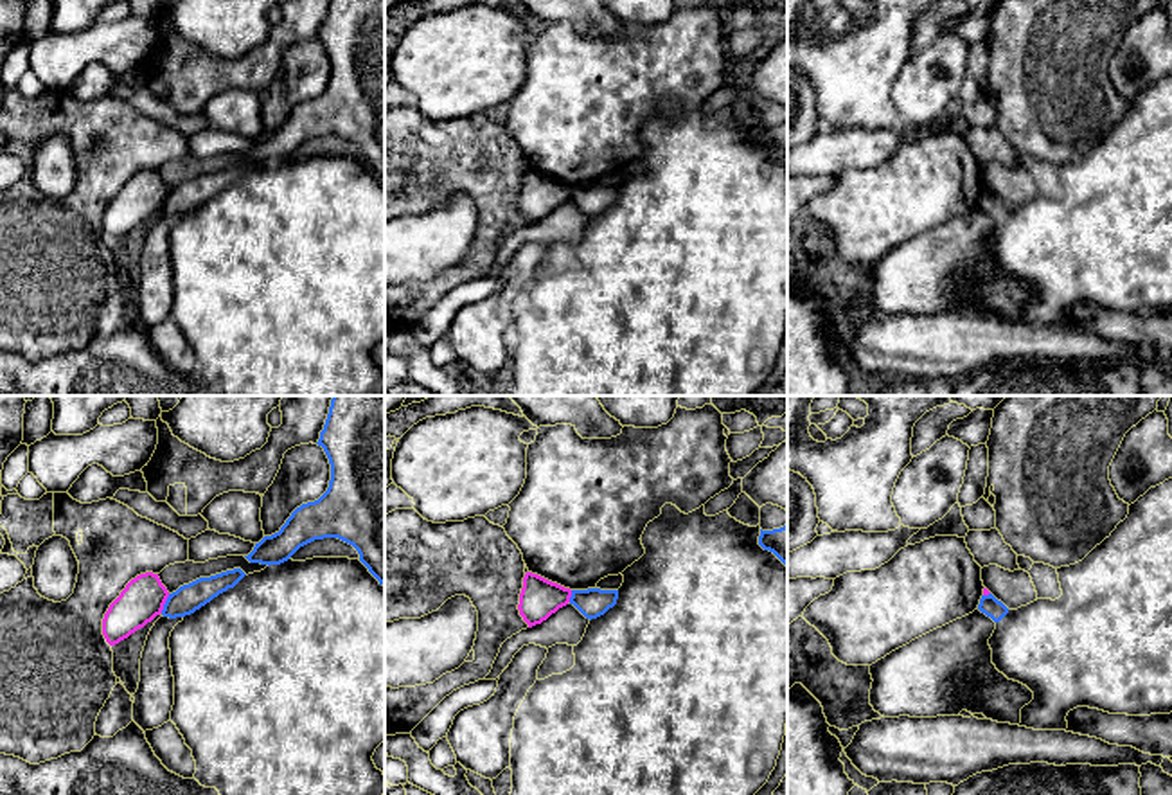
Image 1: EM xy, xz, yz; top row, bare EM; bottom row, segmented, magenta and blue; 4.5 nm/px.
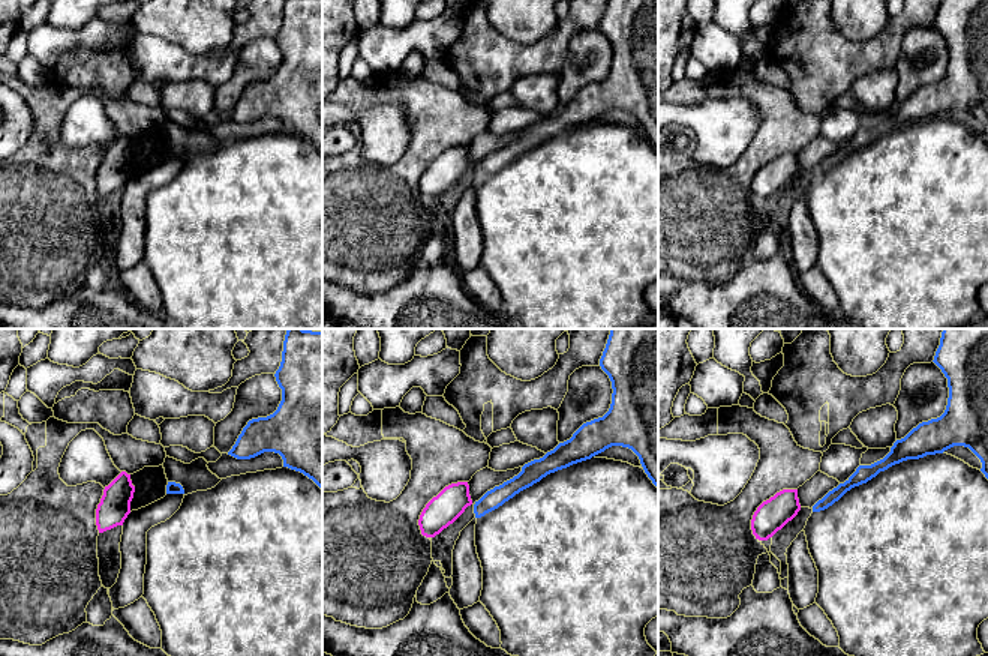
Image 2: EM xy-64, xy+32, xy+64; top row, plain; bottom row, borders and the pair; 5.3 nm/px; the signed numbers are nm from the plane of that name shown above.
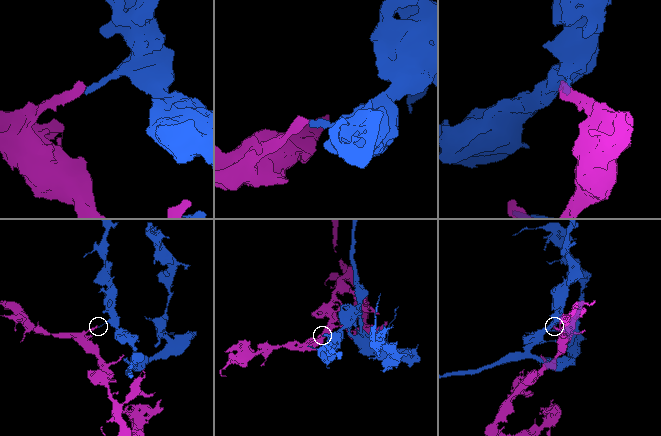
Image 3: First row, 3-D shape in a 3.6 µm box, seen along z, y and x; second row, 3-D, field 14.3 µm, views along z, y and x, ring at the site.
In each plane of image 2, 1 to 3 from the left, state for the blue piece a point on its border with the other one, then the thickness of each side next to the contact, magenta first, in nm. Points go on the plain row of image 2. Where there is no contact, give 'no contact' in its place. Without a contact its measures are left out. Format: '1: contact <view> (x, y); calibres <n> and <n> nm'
1: no contact
2: no contact
3: no contact

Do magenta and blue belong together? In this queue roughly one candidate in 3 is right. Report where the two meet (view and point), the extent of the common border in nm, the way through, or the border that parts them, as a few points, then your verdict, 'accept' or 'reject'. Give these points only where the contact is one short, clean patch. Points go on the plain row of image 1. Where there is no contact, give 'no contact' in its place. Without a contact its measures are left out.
xy (164, 200) | 100 nm | along xy (169, 191), (160, 209) | reject

